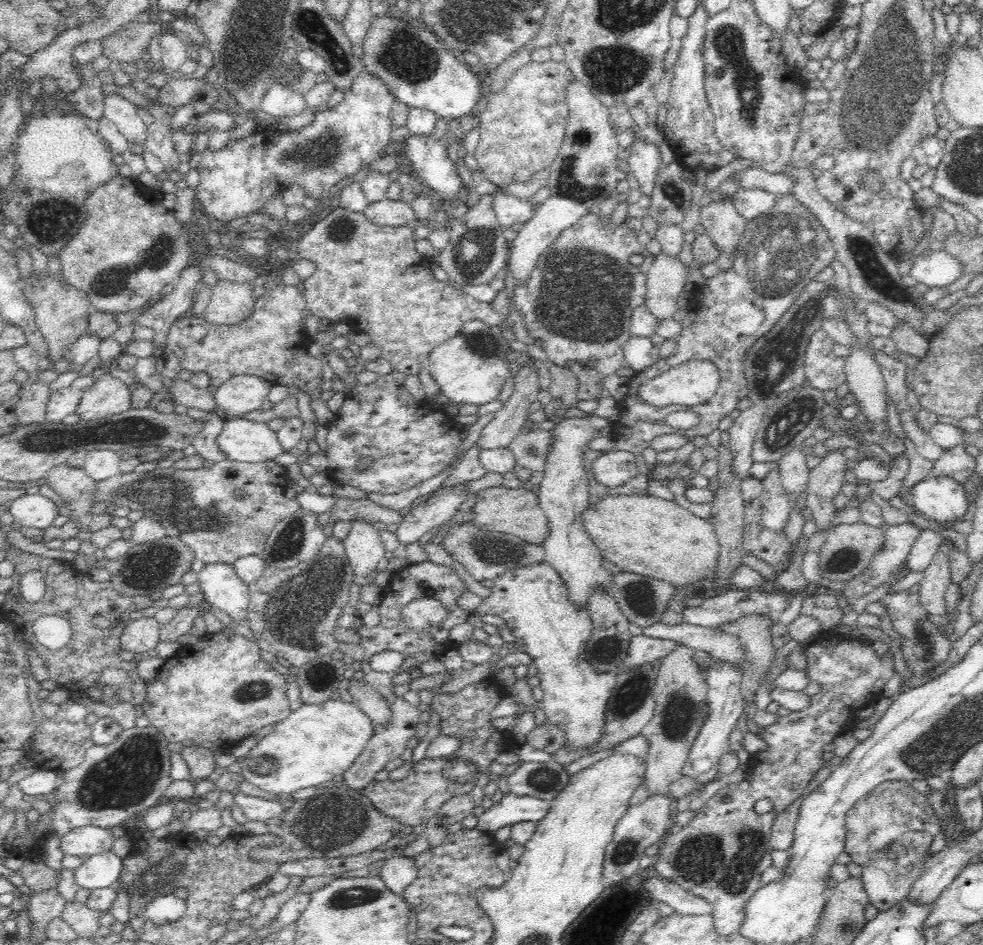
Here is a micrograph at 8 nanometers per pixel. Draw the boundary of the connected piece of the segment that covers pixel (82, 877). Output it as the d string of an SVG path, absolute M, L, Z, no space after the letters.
M111 850L90 856L86 862L76 867L74 878L80 888L86 890L103 889L116 886L121 878L123 860Z

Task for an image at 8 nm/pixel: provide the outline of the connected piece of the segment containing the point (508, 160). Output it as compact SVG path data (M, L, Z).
M528 62L518 68L504 88L488 95L484 111L479 114L479 140L475 159L477 169L498 190L510 184L526 182L532 174L550 169L558 157L569 123L567 88L576 81L565 62L540 64Z

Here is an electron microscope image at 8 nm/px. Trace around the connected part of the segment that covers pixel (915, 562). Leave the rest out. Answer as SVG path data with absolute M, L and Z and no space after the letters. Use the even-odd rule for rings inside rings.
M922 529L919 539L912 546L906 562L905 572L922 573L932 564L934 555L944 538L934 530Z

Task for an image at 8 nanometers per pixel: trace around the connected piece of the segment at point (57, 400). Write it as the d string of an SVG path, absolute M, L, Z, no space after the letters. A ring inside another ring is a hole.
M79 376L69 387L51 391L45 412L45 420L51 423L62 423L70 414L76 413L84 393L93 385L92 376Z

